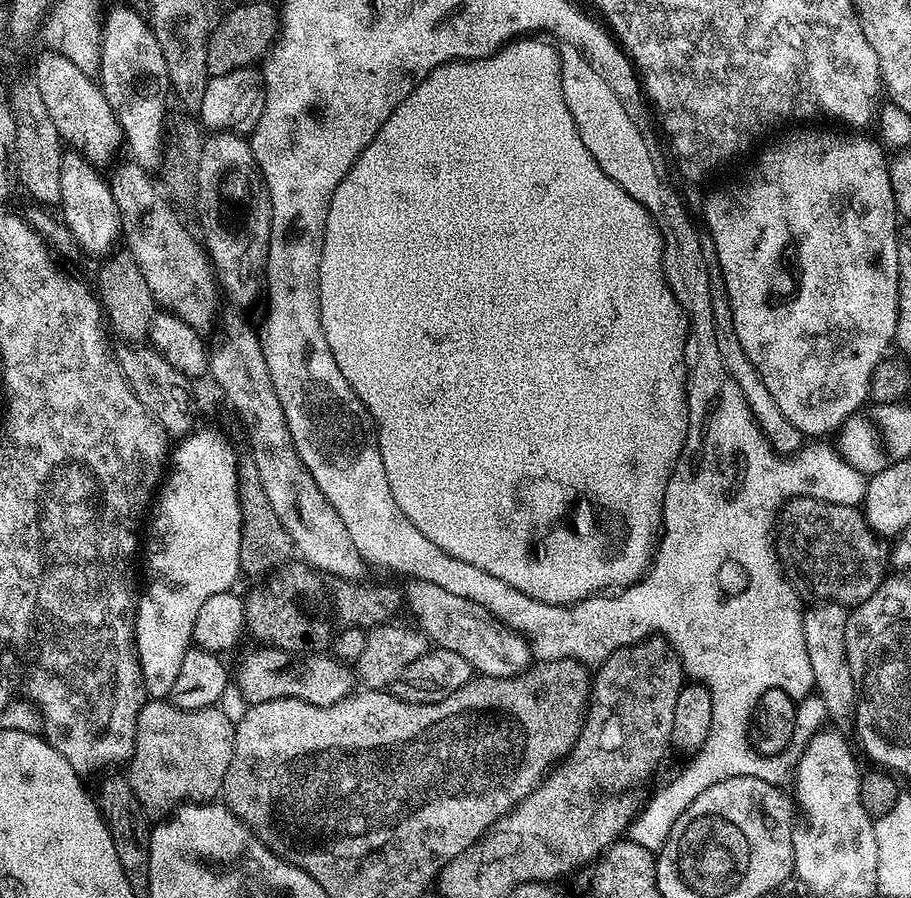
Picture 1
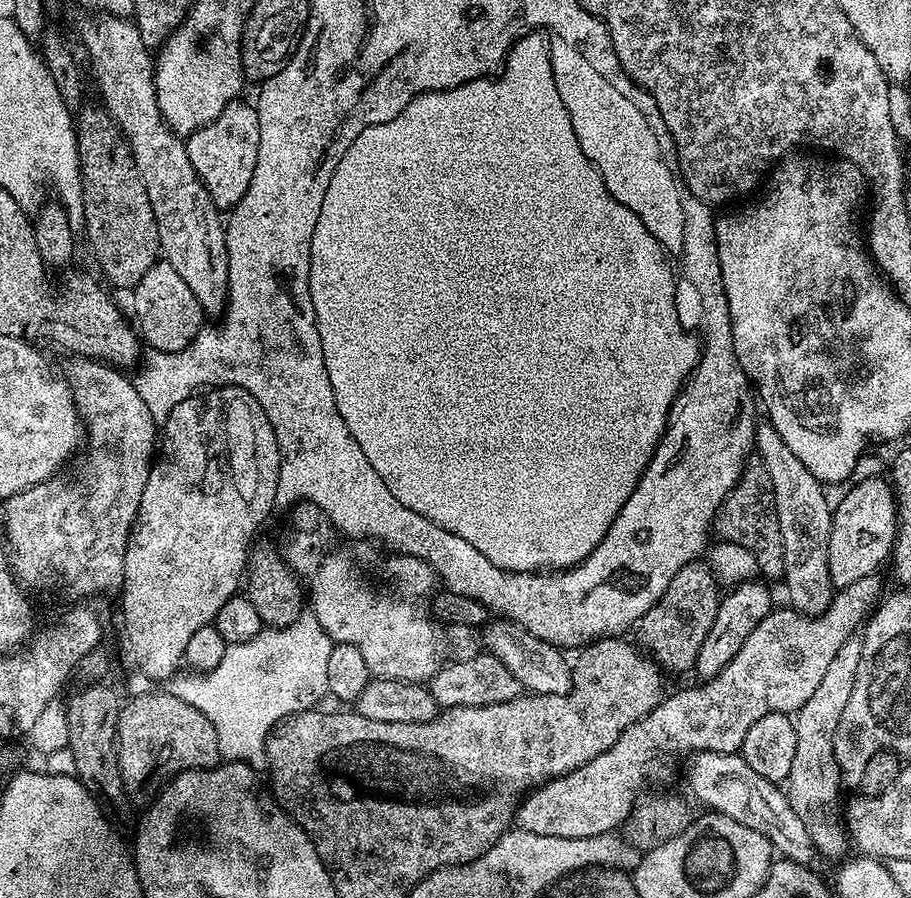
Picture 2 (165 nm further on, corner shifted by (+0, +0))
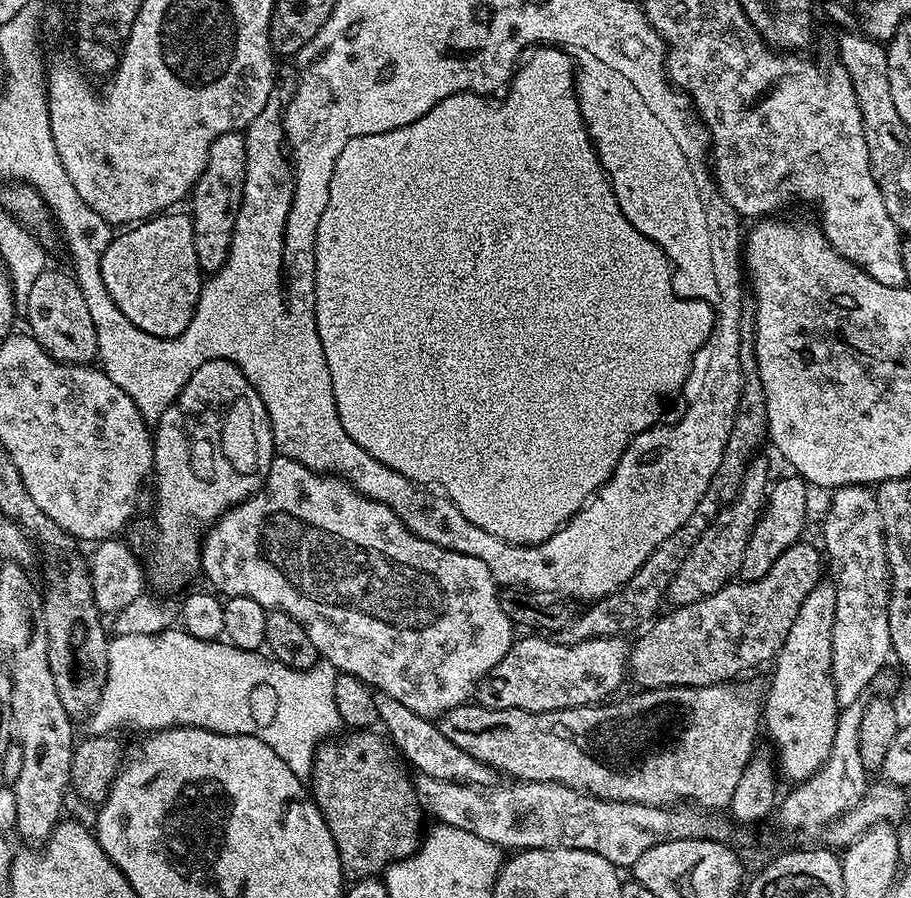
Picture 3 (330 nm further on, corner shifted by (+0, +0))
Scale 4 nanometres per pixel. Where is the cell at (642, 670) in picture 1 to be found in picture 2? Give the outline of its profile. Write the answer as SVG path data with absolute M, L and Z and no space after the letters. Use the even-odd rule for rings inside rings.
M704 562L682 566L682 570L674 574L670 586L666 586L662 598L658 598L658 602L650 606L638 622L639 647L655 657L669 673L691 673L695 669L698 650L702 650L702 642L706 642L706 634L710 626L714 626L714 618L720 609L722 591L716 585L716 576L700 563Z

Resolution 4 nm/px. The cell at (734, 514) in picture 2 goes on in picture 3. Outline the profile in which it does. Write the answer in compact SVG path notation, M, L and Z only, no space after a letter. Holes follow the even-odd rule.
M748 302L744 305L744 311L741 314L741 342L738 351L742 352L742 376L744 378L744 396L740 404L740 412L734 424L734 432L726 450L724 460L718 464L714 476L707 486L706 492L702 496L702 501L695 506L694 512L702 516L704 522L711 524L714 517L720 512L720 509L730 501L734 493L739 491L739 481L744 477L744 471L748 467L749 460L753 456L758 446L767 439L768 415L766 414L766 394L765 386L762 380L758 378L761 371L758 370L757 350L756 350L756 306L755 303Z

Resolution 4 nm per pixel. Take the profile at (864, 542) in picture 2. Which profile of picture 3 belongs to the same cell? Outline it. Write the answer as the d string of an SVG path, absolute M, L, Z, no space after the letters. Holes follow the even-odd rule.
M822 578L806 594L806 602L802 602L798 610L798 618L794 618L794 626L790 626L790 634L786 634L786 642L776 655L772 672L772 685L768 688L768 696L762 700L762 728L768 731L772 744L776 747L778 772L791 782L808 780L826 762L830 754L830 746L834 742L838 705L836 691L832 681L832 631L834 630L834 606L836 605L836 585L831 579Z

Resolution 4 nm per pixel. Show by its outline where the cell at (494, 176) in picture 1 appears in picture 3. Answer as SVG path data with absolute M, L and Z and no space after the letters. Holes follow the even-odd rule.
M540 46L531 55L519 65L507 89L508 97L501 104L495 104L492 101L495 99L484 94L459 92L450 98L439 100L433 108L426 110L414 122L410 122L410 126L386 130L382 134L366 134L358 138L350 138L350 142L342 146L342 154L338 154L334 162L334 174L330 177L330 199L326 201L326 211L322 213L322 218L318 222L316 235L316 329L318 338L322 342L322 354L326 354L326 366L330 370L330 382L334 386L334 402L338 406L338 418L342 418L342 430L346 430L346 434L350 434L350 438L354 438L354 442L358 442L362 450L366 450L375 460L390 466L398 474L416 481L421 486L435 486L454 502L454 506L458 506L458 510L462 510L464 517L474 522L474 526L482 526L486 534L494 534L494 538L502 538L511 544L535 546L543 540L548 540L559 528L563 528L569 518L596 495L597 490L614 474L629 442L638 434L653 427L661 419L659 416L663 414L664 407L680 391L681 393L685 391L684 383L687 380L689 383L694 354L704 345L703 338L708 333L709 324L716 316L705 306L690 306L689 301L680 298L672 285L673 265L669 264L667 254L653 240L646 238L646 234L634 230L626 214L622 214L618 206L618 198L614 194L612 184L608 181L608 174L604 171L604 167L596 162L590 141L585 136L584 128L581 128L576 105L572 101L572 80L569 76L568 62L560 48ZM488 276L498 276L496 280L498 284L502 284L502 296L498 296L496 302L492 300L490 292L488 296L486 292L482 292L488 284ZM480 320L482 322L486 320L484 324L494 324L490 330L494 334L476 334L472 332L476 330L474 326L466 326L466 324L480 324ZM470 340L474 342L474 348L460 350L460 346L464 344L458 344L458 342L470 342Z

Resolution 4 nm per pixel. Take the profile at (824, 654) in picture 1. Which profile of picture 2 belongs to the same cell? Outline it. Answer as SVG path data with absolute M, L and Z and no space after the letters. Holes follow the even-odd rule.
M767 420L759 421L754 430L759 461L765 465L772 482L775 510L783 542L783 581L789 605L808 616L820 616L829 608L836 593L830 578L829 544L832 506L824 494L825 487L806 468L802 460L786 445L782 436Z

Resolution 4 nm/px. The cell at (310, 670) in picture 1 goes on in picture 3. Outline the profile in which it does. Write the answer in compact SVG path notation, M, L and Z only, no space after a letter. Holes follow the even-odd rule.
M729 682L727 684L715 684L714 686L678 686L677 688L650 688L647 690L636 690L633 696L620 700L617 704L613 702L601 702L582 708L559 708L553 712L527 712L511 708L510 710L498 710L497 708L484 708L475 702L469 702L458 706L454 710L446 710L438 717L438 723L442 734L458 746L458 750L466 750L470 758L478 762L488 764L496 769L497 773L504 772L508 777L515 778L520 782L554 782L565 784L567 788L576 788L579 792L586 792L590 796L597 796L603 800L617 800L618 802L630 802L631 804L645 804L655 808L666 808L679 805L681 802L695 802L705 810L724 810L731 805L734 798L734 790L738 787L738 778L742 778L742 770L748 765L748 759L754 754L756 742L756 728L762 724L762 696L756 693L744 682Z

